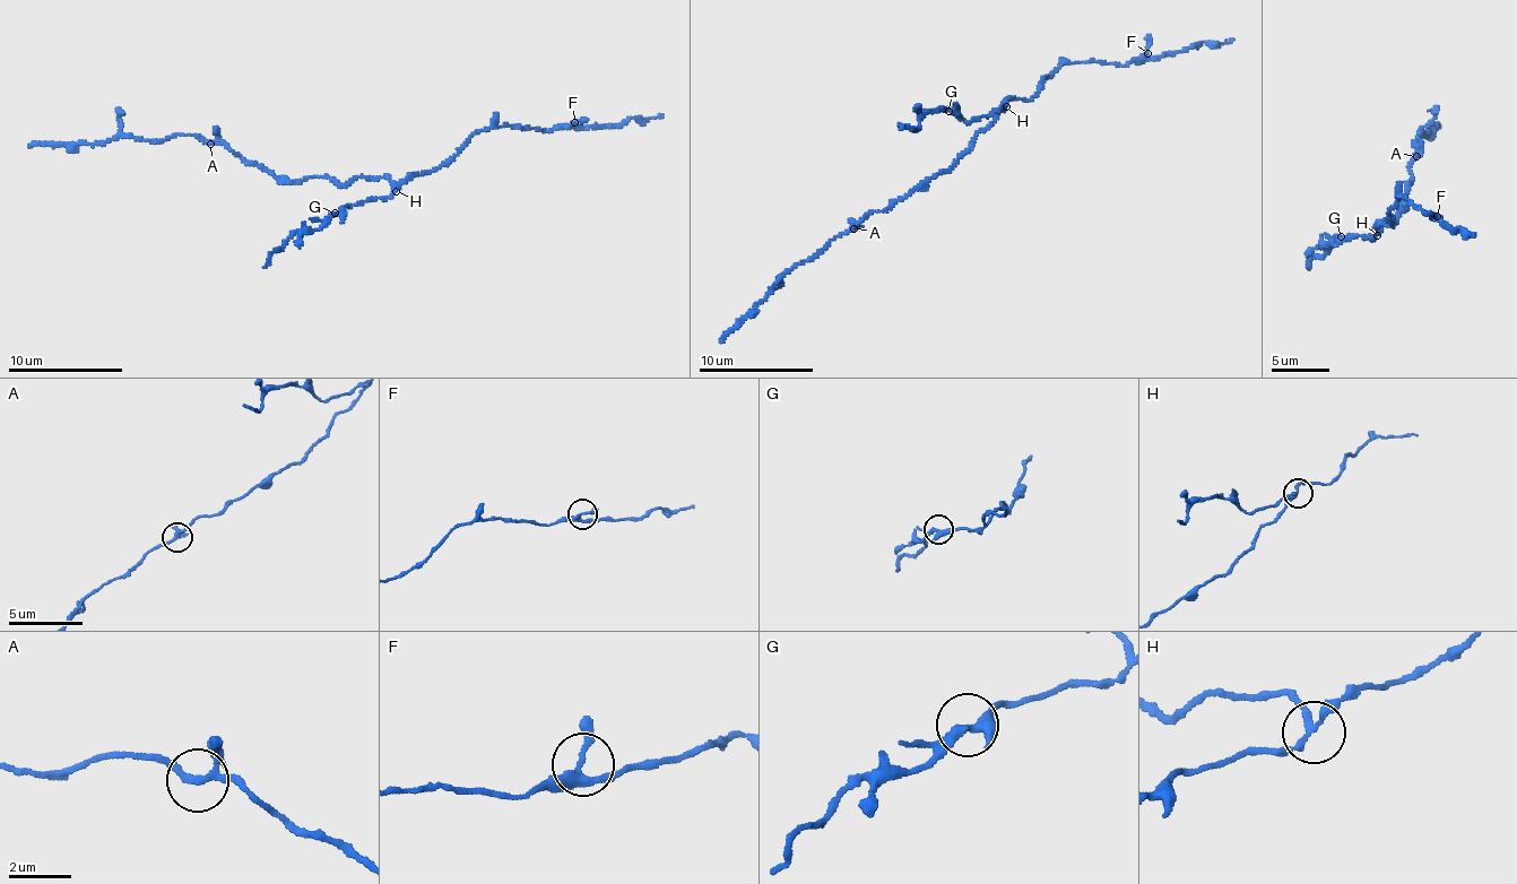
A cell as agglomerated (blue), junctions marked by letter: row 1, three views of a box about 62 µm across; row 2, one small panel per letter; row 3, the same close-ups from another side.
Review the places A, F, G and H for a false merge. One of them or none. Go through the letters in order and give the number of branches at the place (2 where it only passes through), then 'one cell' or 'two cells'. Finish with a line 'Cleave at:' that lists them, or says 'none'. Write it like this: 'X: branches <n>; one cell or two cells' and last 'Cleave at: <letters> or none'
A: branches 3; one cell
F: branches 3; one cell
G: branches 3; two cells
H: branches 3; one cell
Cleave at: G

